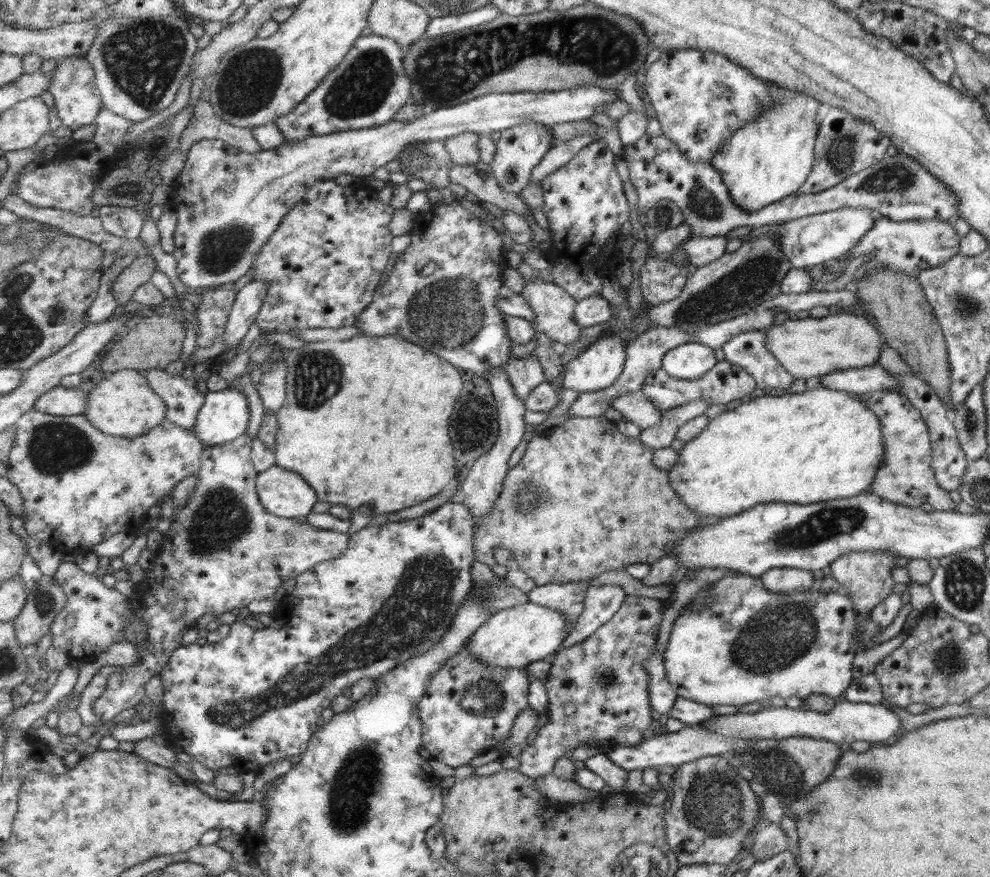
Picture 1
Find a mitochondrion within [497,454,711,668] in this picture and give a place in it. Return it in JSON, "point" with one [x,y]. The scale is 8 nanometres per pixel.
{"point":[527,498]}

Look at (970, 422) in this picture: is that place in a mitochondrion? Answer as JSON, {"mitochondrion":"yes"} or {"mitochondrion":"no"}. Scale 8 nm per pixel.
{"mitochondrion":"yes"}

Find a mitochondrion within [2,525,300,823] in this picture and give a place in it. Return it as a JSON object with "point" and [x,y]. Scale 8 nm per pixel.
{"point":[44,601]}

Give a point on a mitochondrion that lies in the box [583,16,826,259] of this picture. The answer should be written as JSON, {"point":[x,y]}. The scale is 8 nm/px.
{"point":[704,203]}

